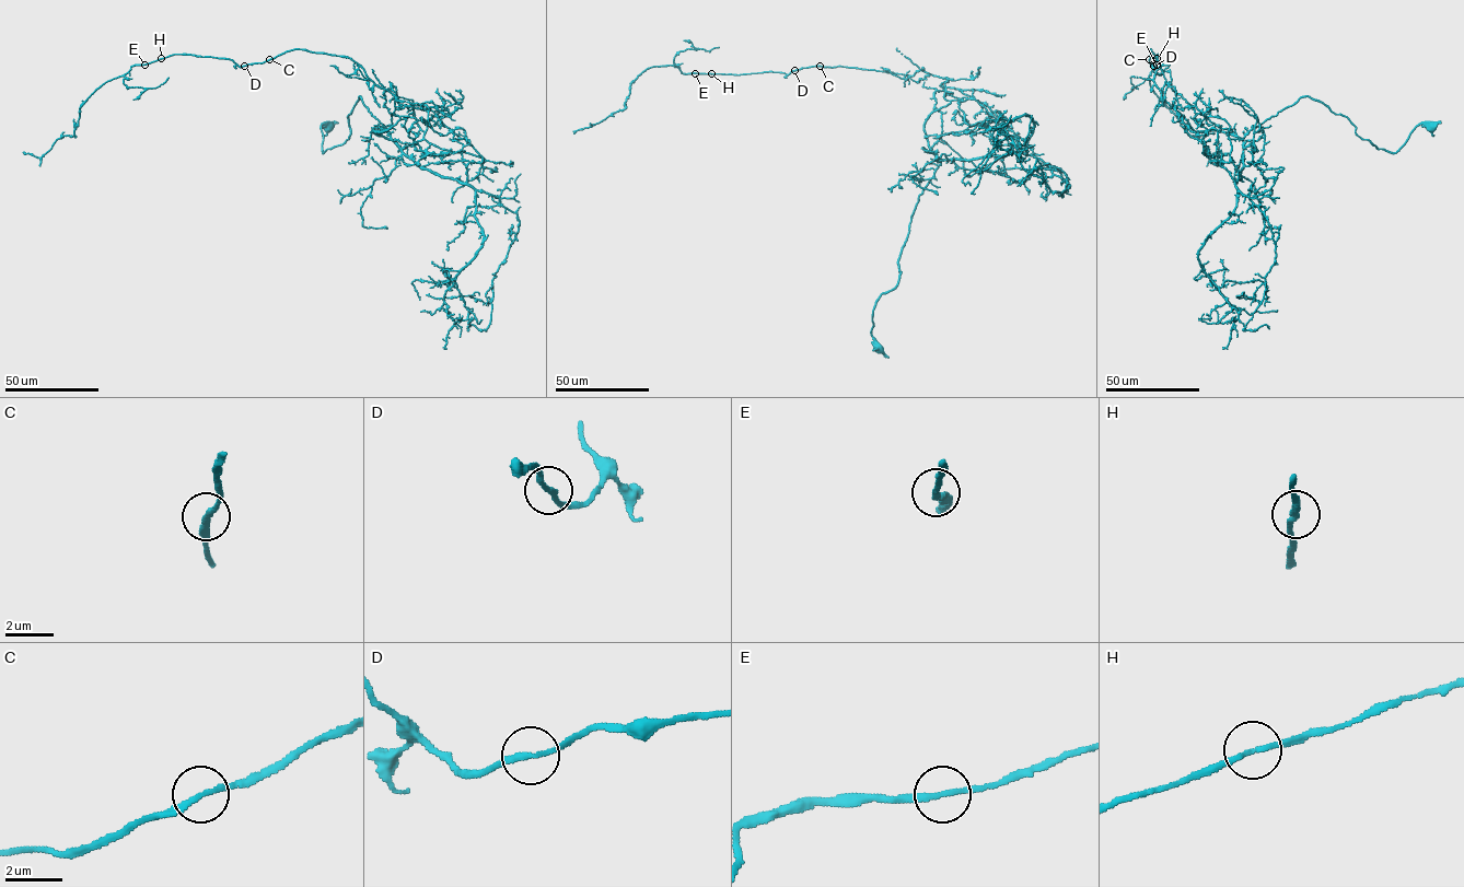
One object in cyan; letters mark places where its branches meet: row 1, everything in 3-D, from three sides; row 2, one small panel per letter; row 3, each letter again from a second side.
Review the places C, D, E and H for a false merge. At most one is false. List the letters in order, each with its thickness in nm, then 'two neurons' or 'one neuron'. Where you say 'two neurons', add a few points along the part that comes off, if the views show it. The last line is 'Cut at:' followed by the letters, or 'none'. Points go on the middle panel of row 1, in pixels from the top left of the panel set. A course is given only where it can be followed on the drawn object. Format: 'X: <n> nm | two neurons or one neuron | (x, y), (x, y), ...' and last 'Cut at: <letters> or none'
C: 220 nm | one neuron
D: 200 nm | one neuron
E: 220 nm | one neuron
H: 190 nm | one neuron
Cut at: none

